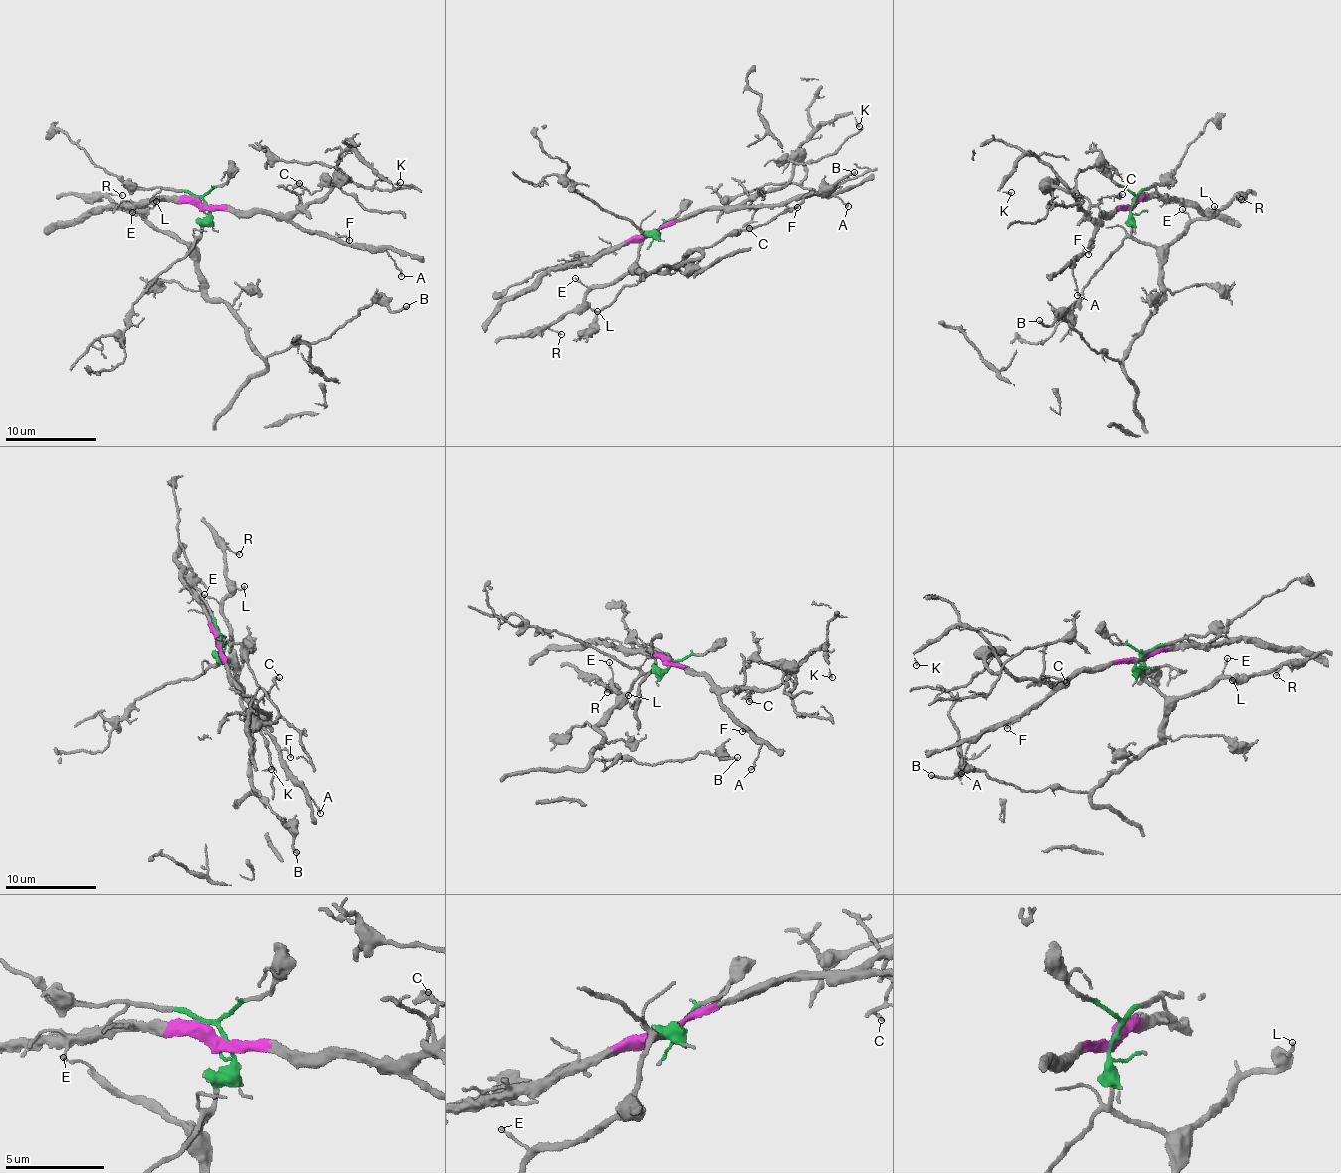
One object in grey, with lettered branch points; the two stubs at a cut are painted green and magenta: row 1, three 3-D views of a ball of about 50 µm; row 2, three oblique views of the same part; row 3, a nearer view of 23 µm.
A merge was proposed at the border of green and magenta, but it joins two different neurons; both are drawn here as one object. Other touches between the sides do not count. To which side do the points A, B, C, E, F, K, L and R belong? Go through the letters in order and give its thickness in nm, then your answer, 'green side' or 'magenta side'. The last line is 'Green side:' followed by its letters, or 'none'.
A: 150 nm | magenta side
B: 190 nm | green side
C: 220 nm | magenta side
E: 140 nm | green side
F: 150 nm | magenta side
K: 130 nm | magenta side
L: 140 nm | green side
R: 120 nm | green side
Green side: B, E, L, R

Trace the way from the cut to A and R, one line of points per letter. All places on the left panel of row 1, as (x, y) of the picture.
A: (205, 203), (286, 215), (304, 229), (331, 234), (351, 245), (382, 247), (401, 276)
R: (205, 203), (209, 210), (202, 235), (193, 245), (178, 243), (140, 213), (118, 208), (108, 195), (122, 195)

